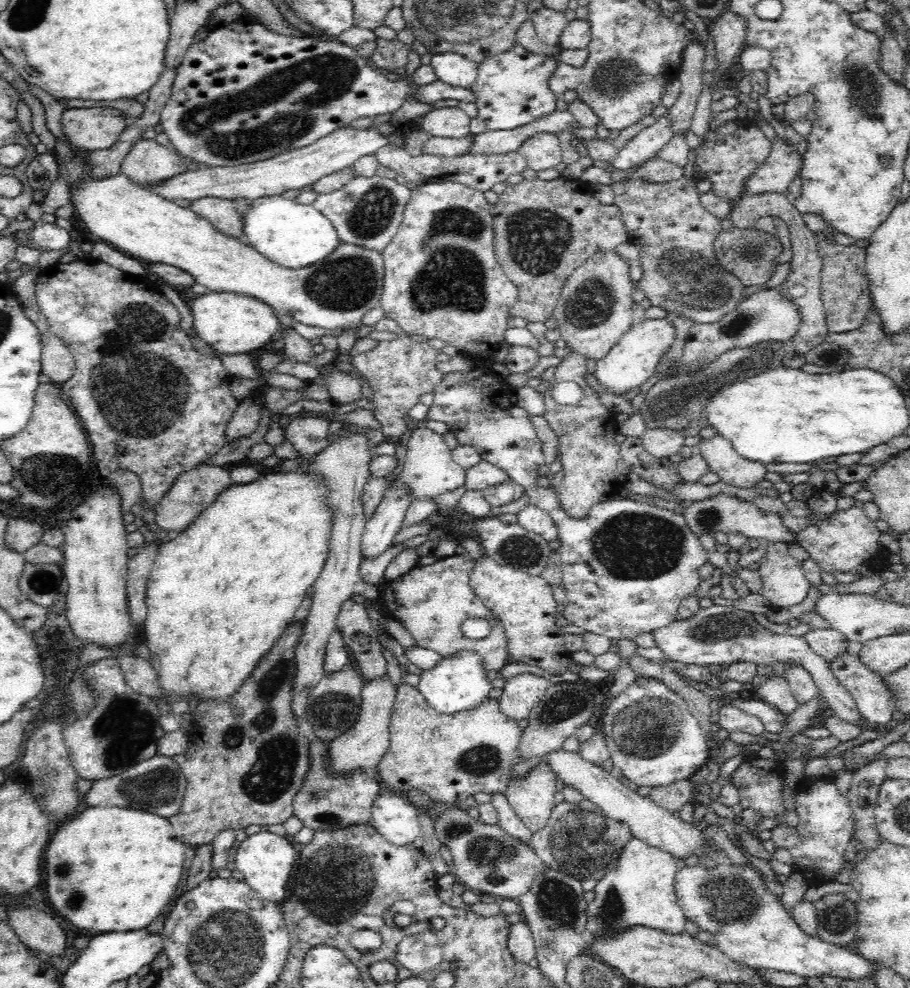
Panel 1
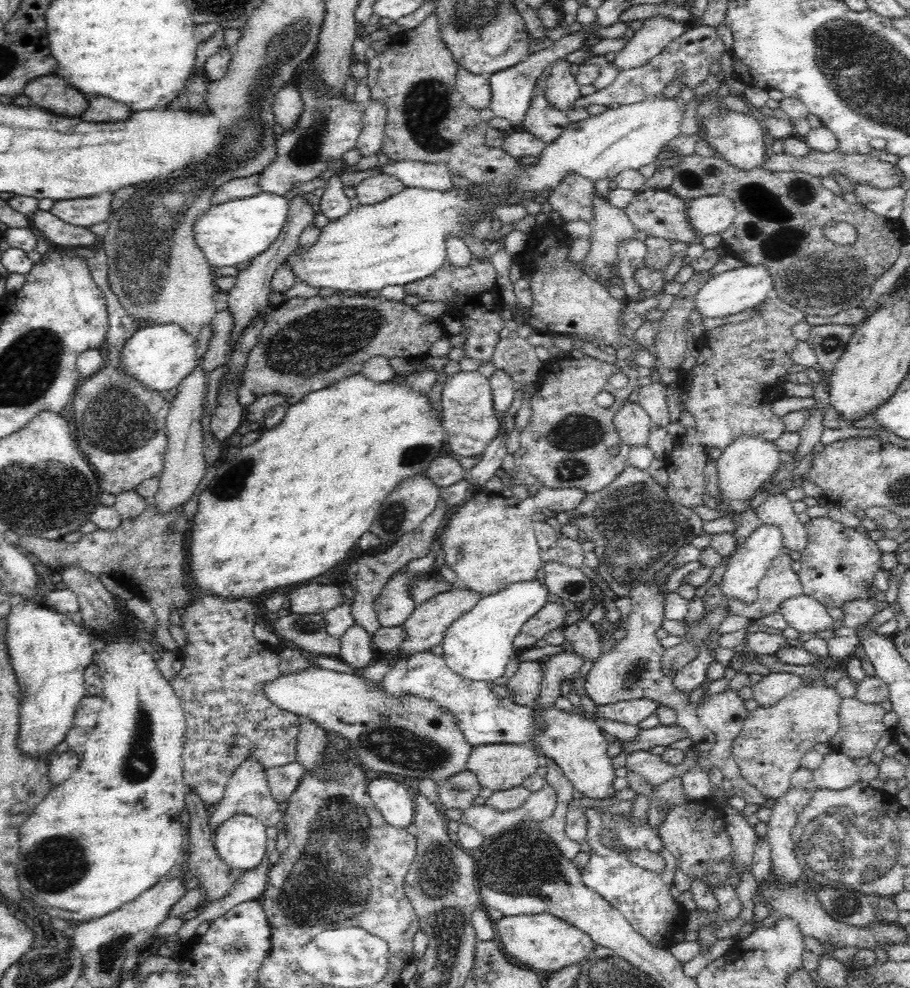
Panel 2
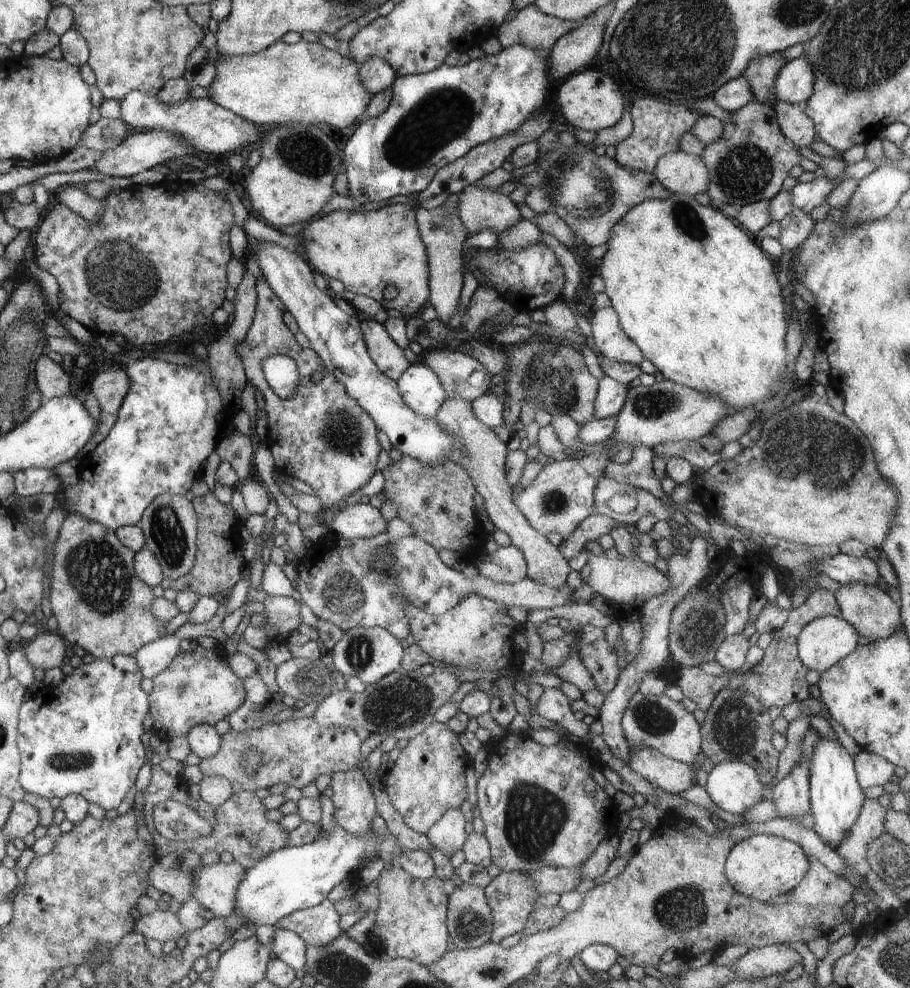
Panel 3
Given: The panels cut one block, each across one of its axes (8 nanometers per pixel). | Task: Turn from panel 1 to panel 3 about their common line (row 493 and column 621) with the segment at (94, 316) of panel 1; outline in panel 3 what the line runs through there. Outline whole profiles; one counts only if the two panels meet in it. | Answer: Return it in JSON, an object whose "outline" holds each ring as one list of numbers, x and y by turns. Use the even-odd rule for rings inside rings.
{"outline":[[637,98,629,112,633,120,633,132,621,144,615,146,613,160,621,168,627,168,631,172,645,172,645,174,653,174,655,164,663,156,671,152,679,152,681,150,679,140,691,134,691,130,695,128,695,122,703,120,705,116,693,110,693,106,673,106,657,98]]}

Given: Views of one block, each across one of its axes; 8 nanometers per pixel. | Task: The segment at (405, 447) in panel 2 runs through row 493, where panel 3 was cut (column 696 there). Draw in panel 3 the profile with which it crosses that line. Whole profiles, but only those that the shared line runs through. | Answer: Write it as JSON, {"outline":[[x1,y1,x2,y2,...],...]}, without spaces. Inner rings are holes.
{"outline":[[673,194,667,200,649,200,649,202,639,204,637,208,631,208,631,212,627,212,627,216,623,216,623,222,615,224,615,230,611,232,609,242,607,242,607,252,599,260,597,274,603,278,605,294,609,296,611,310,615,310,615,314,619,318,621,332,627,336,627,340,631,340,639,348,643,360,651,362,657,368,657,374,661,374,665,380,691,388,703,396,717,398,727,410,735,410,735,412,753,408,757,404,757,400,765,402,767,398,779,396,779,390,783,388,783,384,787,380,785,336,787,336,789,322,785,320,785,304,781,298,781,286,777,282,777,274,775,274,767,254,763,254,763,250,757,248,755,238,749,236,747,232,743,232,731,218,727,218,725,214,715,210,711,204,699,206,695,202,695,198,691,198,691,196]]}

